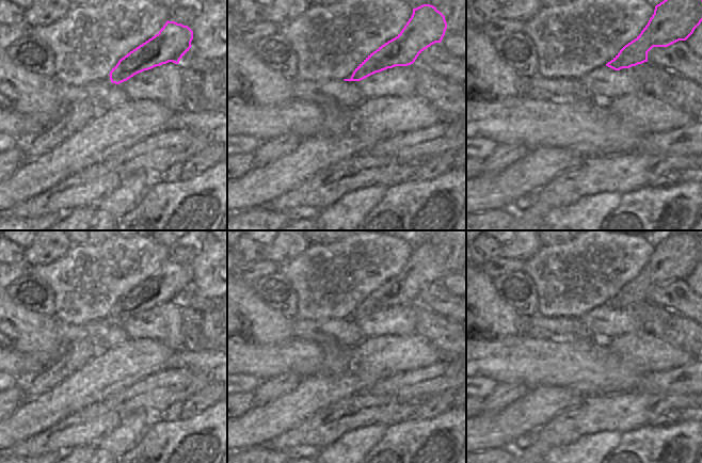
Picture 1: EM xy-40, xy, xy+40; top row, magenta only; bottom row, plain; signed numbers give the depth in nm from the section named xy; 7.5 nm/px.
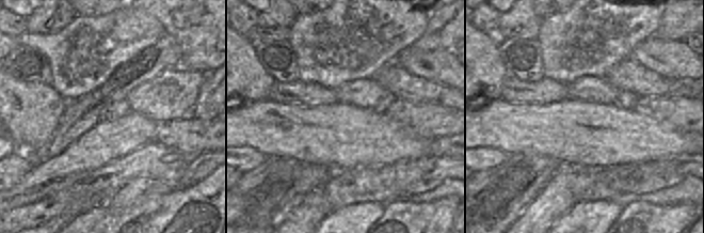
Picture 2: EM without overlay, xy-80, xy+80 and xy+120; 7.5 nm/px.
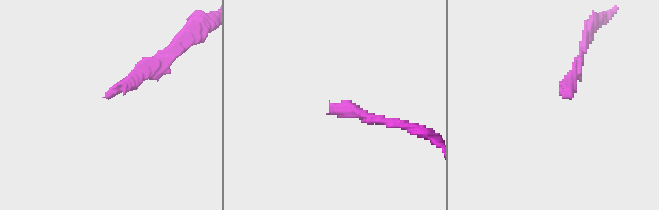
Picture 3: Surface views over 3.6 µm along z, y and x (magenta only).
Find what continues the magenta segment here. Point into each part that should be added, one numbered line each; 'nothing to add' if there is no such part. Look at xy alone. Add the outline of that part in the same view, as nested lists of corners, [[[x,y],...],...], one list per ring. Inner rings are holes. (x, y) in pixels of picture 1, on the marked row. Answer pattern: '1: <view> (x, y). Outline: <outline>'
nothing to add

